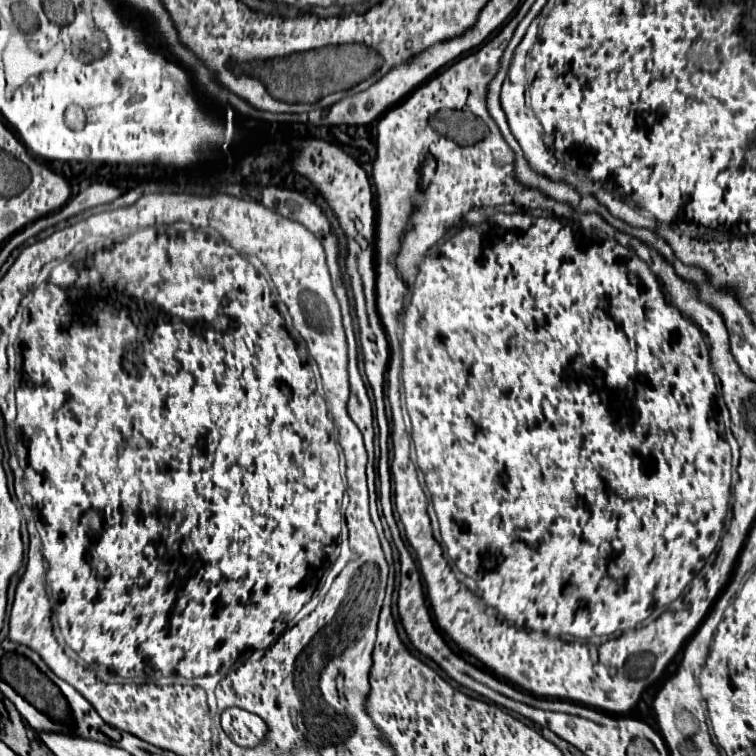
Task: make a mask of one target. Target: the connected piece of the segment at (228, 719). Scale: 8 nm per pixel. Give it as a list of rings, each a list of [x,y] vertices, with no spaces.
[[[226,709],[222,713],[224,733],[240,747],[254,747],[264,739],[266,723],[258,715],[242,709]]]

